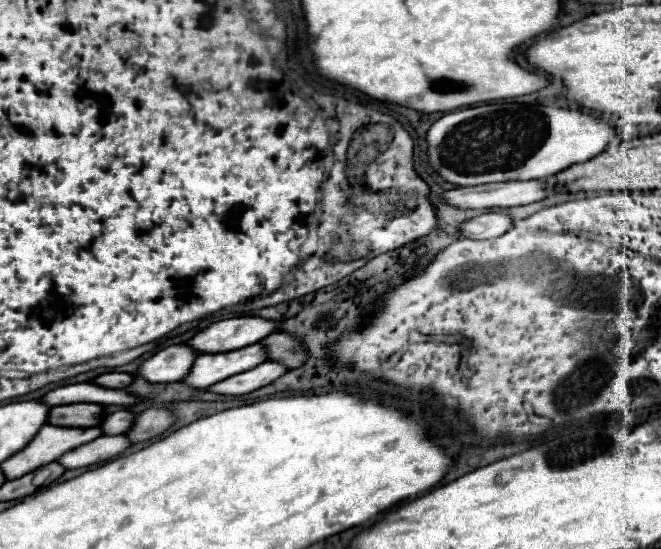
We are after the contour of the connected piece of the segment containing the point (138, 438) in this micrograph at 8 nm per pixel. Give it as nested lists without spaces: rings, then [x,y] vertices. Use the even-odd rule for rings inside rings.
[[[151,406],[135,418],[135,424],[131,432],[127,432],[127,436],[133,442],[147,442],[161,436],[165,430],[169,430],[175,424],[175,420],[177,420],[177,414],[173,410]]]

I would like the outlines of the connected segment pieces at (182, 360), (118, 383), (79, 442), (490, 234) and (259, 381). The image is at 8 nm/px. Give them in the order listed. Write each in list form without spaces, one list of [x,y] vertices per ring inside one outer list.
[[[187,344],[169,346],[145,360],[139,368],[139,374],[149,382],[177,382],[183,380],[187,372],[191,372],[197,356],[199,352]]]
[[[107,372],[107,374],[101,374],[99,378],[95,378],[95,382],[105,388],[121,388],[123,390],[135,382],[135,376],[125,374],[125,372]]]
[[[45,424],[35,440],[23,448],[23,452],[17,452],[11,456],[11,460],[5,460],[1,464],[3,474],[7,474],[7,480],[15,480],[25,476],[27,472],[33,472],[35,468],[41,468],[49,462],[59,460],[69,450],[75,450],[77,446],[83,446],[95,438],[103,436],[101,428],[59,428],[53,424]]]
[[[487,212],[481,216],[471,218],[467,224],[463,224],[461,232],[463,238],[473,238],[473,240],[485,240],[485,238],[495,238],[505,234],[507,230],[513,228],[517,220],[505,212]]]
[[[267,360],[247,372],[229,376],[217,384],[213,384],[209,390],[217,392],[217,394],[231,394],[231,396],[241,396],[241,394],[249,394],[261,386],[267,386],[271,382],[275,382],[277,378],[281,378],[287,372],[287,366],[275,360]]]

